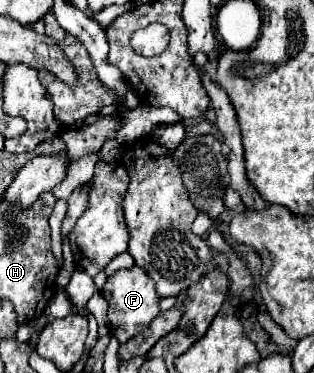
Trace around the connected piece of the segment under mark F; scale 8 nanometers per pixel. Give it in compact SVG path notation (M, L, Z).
M137 265L133 269L121 269L113 277L109 277L101 293L109 303L109 325L113 329L111 335L119 343L125 343L131 337L135 337L137 333L141 333L143 329L147 329L149 323L161 313L159 311L161 297L155 293L155 283L147 275L147 271Z

